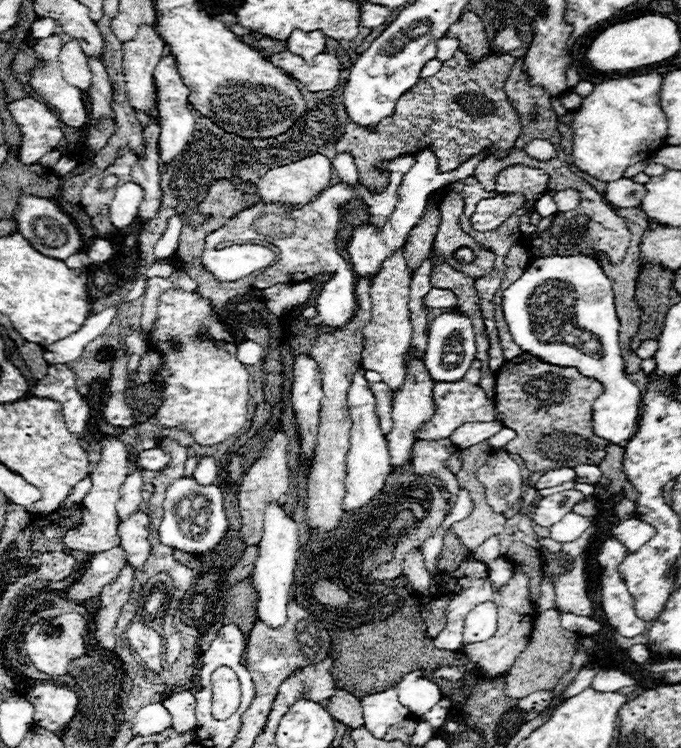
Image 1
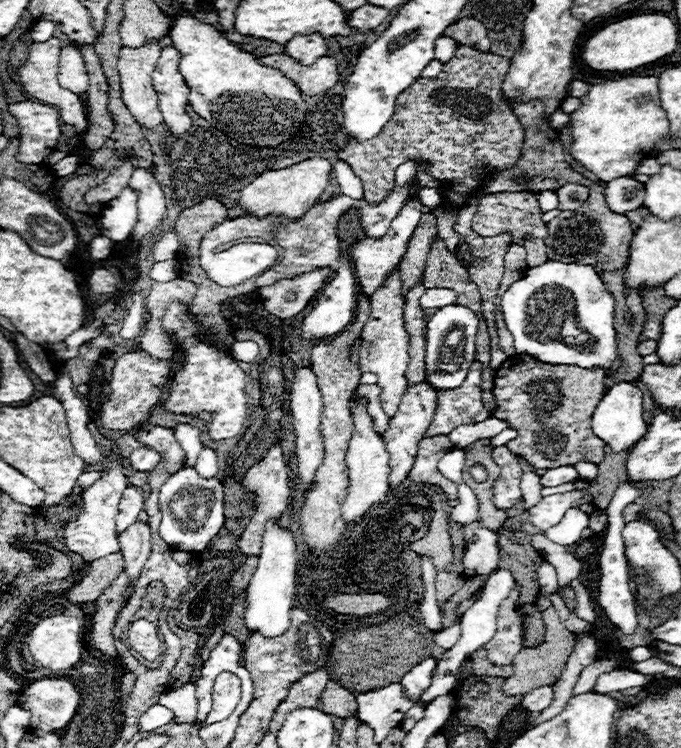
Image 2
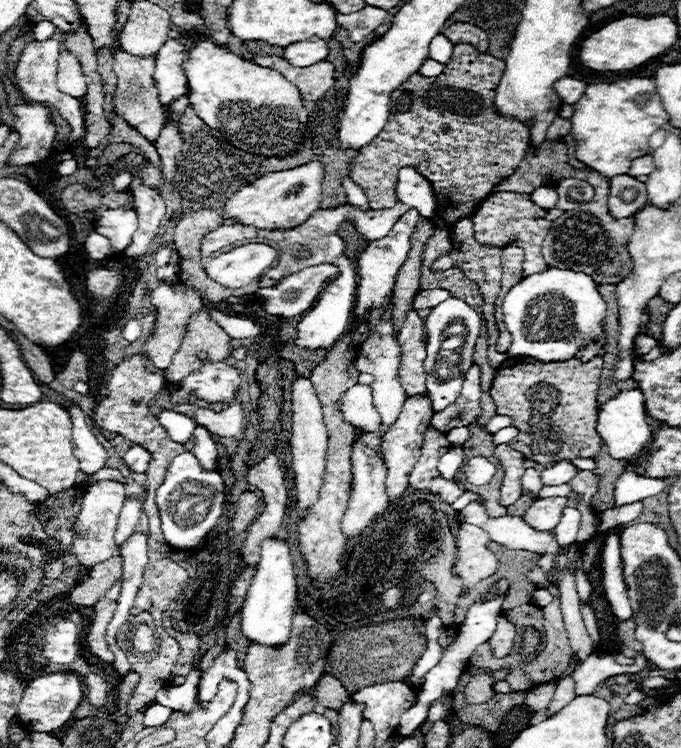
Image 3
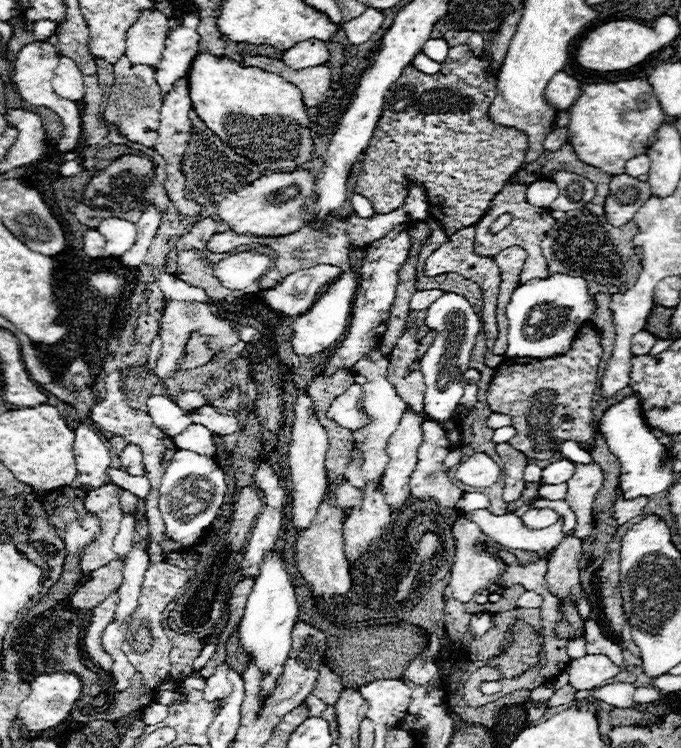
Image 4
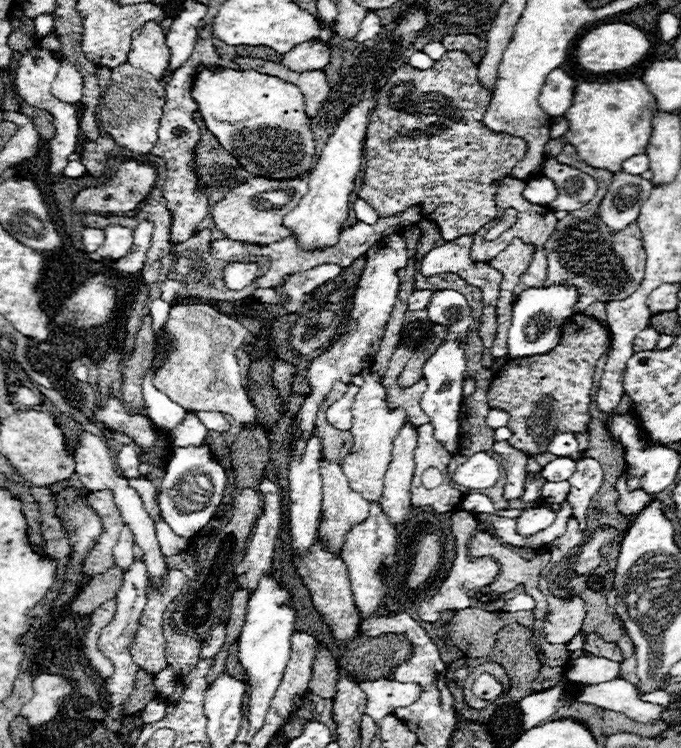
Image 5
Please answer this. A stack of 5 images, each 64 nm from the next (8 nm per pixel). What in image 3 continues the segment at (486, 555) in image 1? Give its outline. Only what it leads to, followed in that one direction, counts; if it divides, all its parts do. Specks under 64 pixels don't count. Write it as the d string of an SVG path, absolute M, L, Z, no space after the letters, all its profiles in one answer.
M460 524L458 536L458 562L454 564L454 574L464 578L464 592L476 586L480 580L494 576L498 570L498 558L488 550L490 536L472 524Z

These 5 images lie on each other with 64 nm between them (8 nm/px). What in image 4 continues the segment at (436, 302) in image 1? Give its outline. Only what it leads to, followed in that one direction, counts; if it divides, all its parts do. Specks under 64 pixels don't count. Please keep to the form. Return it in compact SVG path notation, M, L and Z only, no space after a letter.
M418 290L410 300L410 310L426 310L442 294L444 294L442 290Z

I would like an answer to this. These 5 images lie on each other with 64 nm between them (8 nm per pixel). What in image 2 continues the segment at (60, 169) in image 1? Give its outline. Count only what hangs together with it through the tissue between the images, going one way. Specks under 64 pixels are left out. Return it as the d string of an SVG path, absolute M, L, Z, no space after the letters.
M66 156L66 158L62 158L58 164L54 164L54 172L56 172L58 176L68 176L68 174L72 174L76 168L78 168L76 156Z

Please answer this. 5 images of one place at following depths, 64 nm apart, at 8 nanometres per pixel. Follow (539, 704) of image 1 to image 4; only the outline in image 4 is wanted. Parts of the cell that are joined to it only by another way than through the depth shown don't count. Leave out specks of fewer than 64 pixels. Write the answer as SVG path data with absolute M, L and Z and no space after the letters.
M544 684L544 686L538 686L538 688L530 690L530 700L534 704L544 704L544 702L548 702L552 698L552 694L554 694L554 686L552 684Z

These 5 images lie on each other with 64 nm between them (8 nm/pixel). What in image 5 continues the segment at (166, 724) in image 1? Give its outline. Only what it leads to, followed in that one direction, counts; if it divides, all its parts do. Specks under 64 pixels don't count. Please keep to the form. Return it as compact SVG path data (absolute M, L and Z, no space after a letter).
M156 698L152 702L146 704L144 710L140 710L140 718L144 720L144 724L152 724L152 722L158 722L166 716L166 702Z

